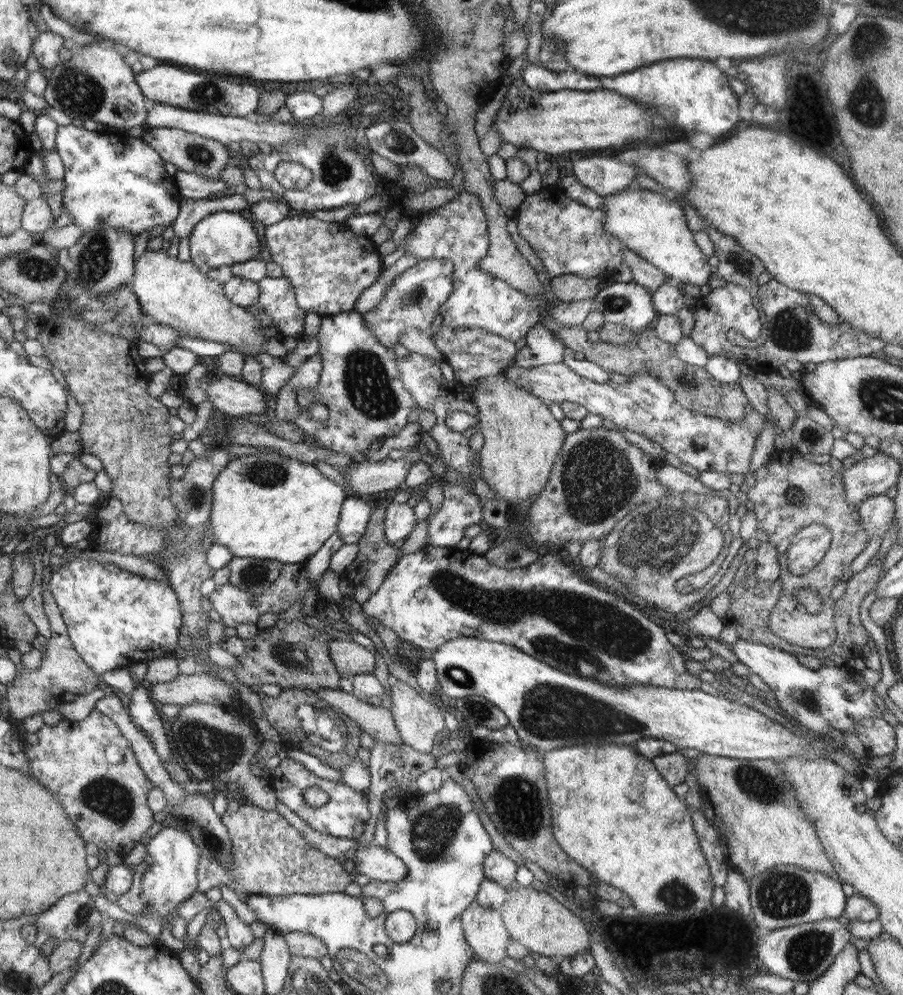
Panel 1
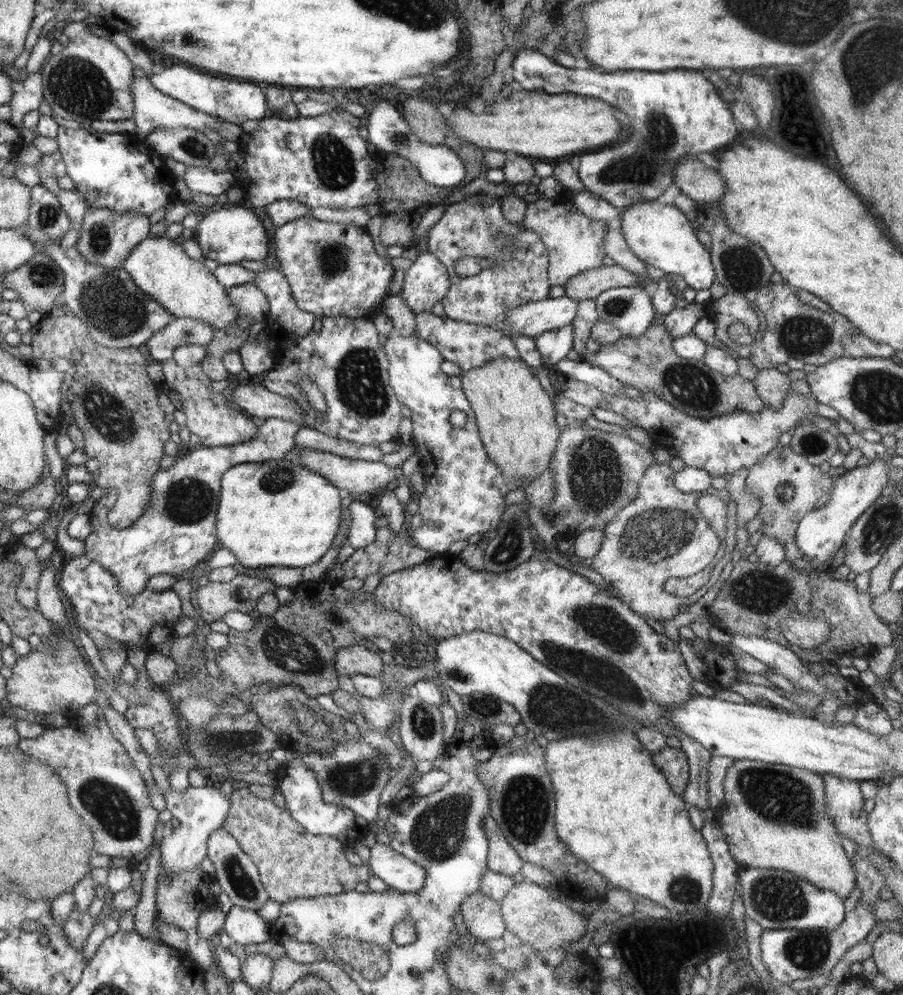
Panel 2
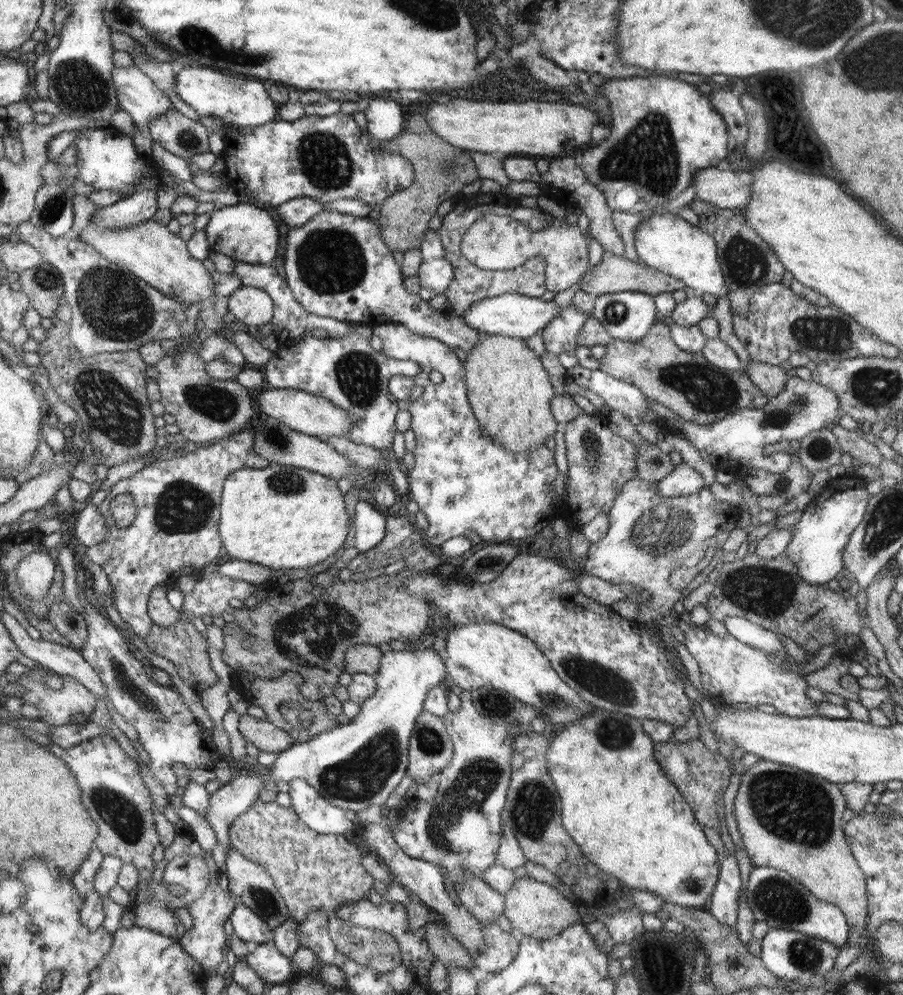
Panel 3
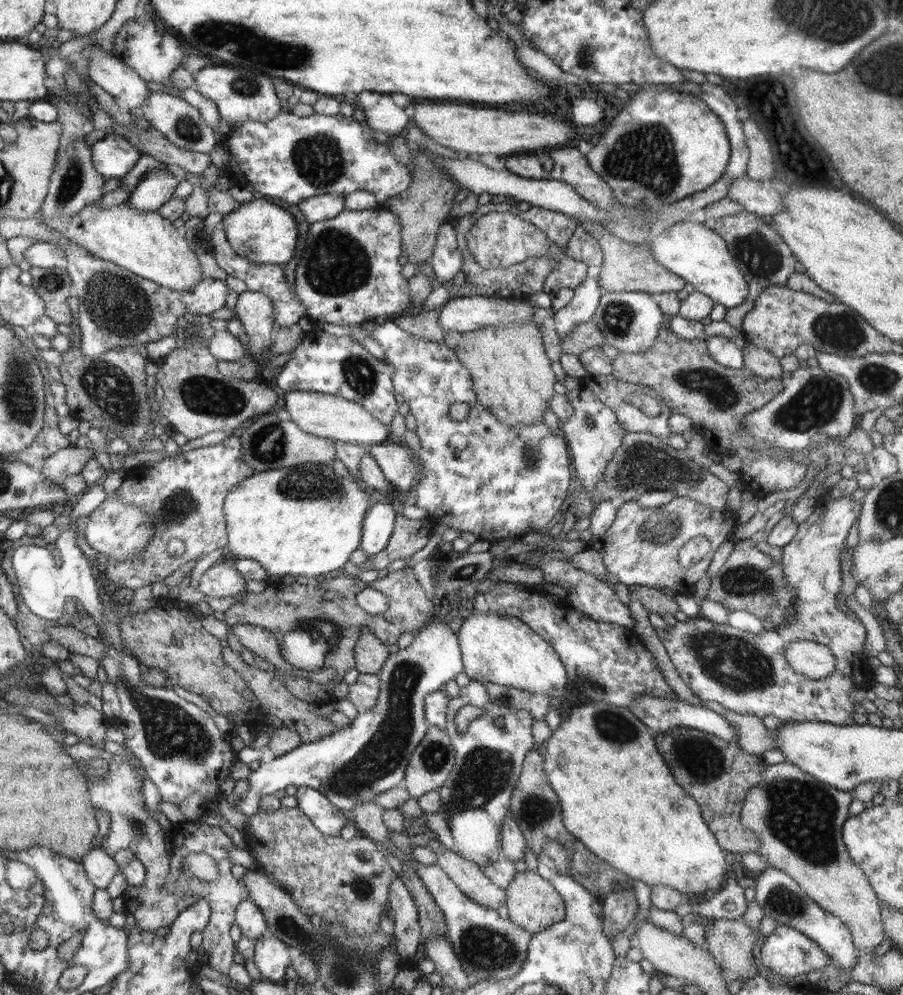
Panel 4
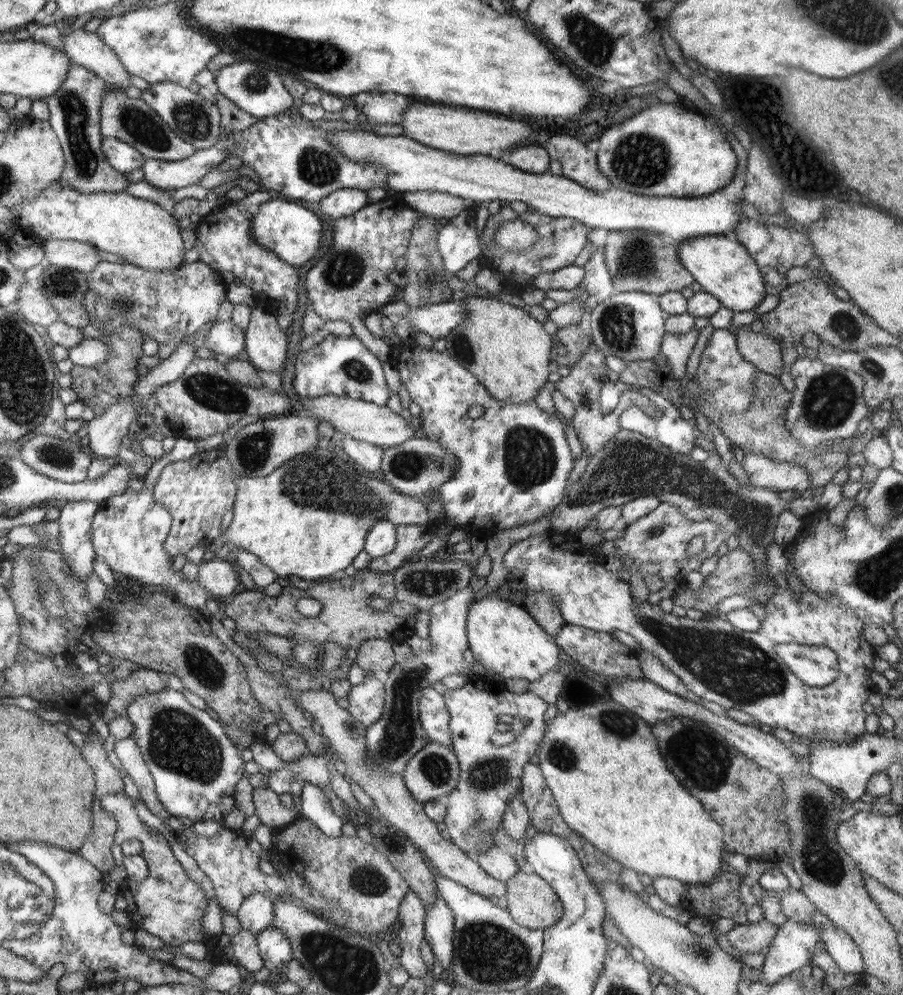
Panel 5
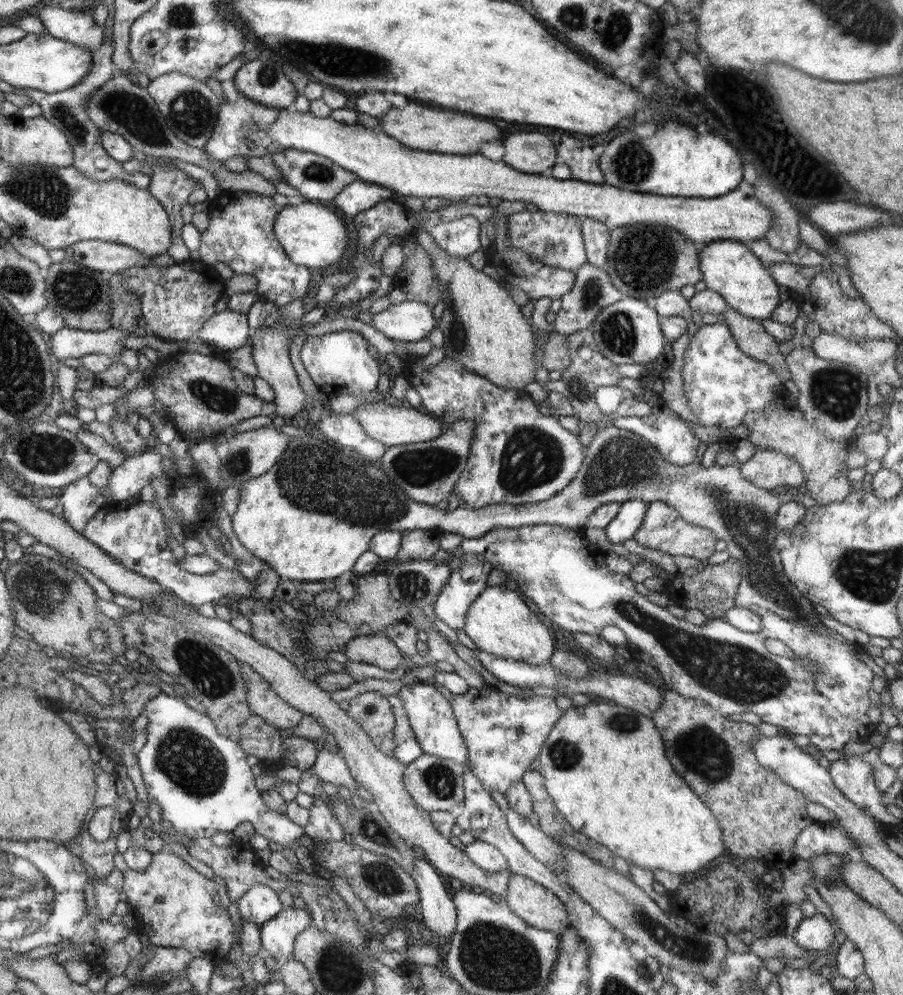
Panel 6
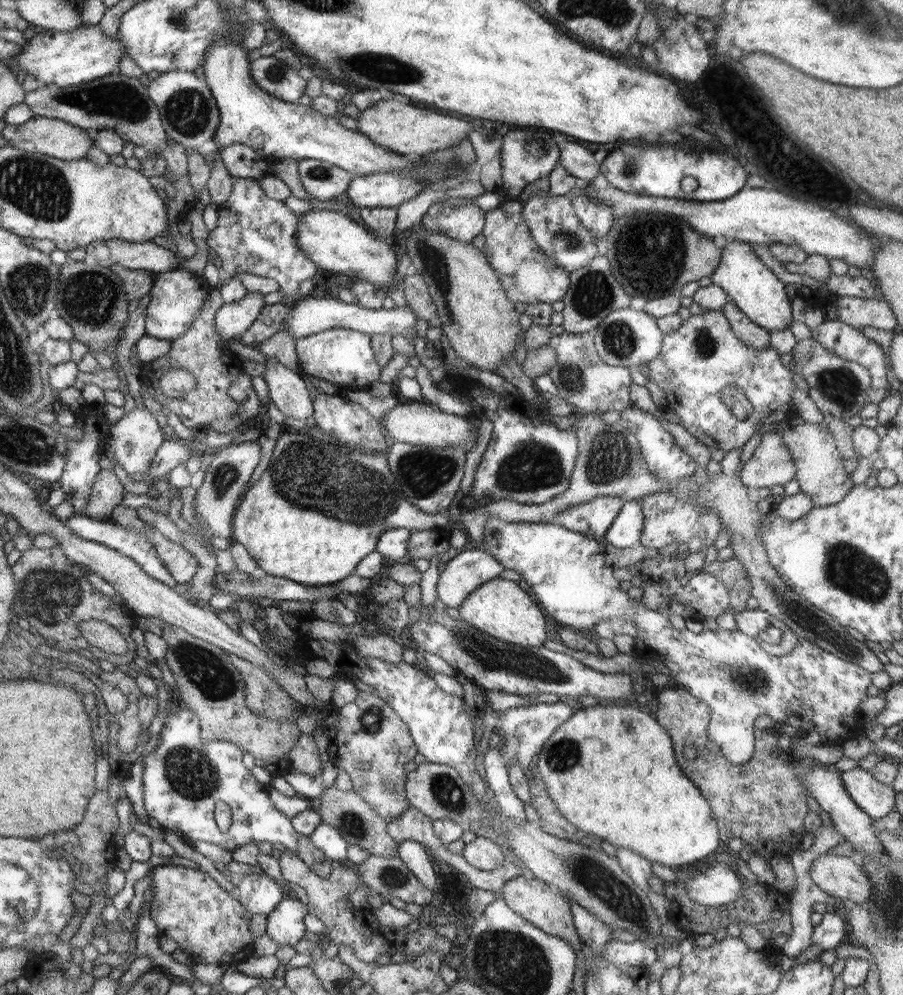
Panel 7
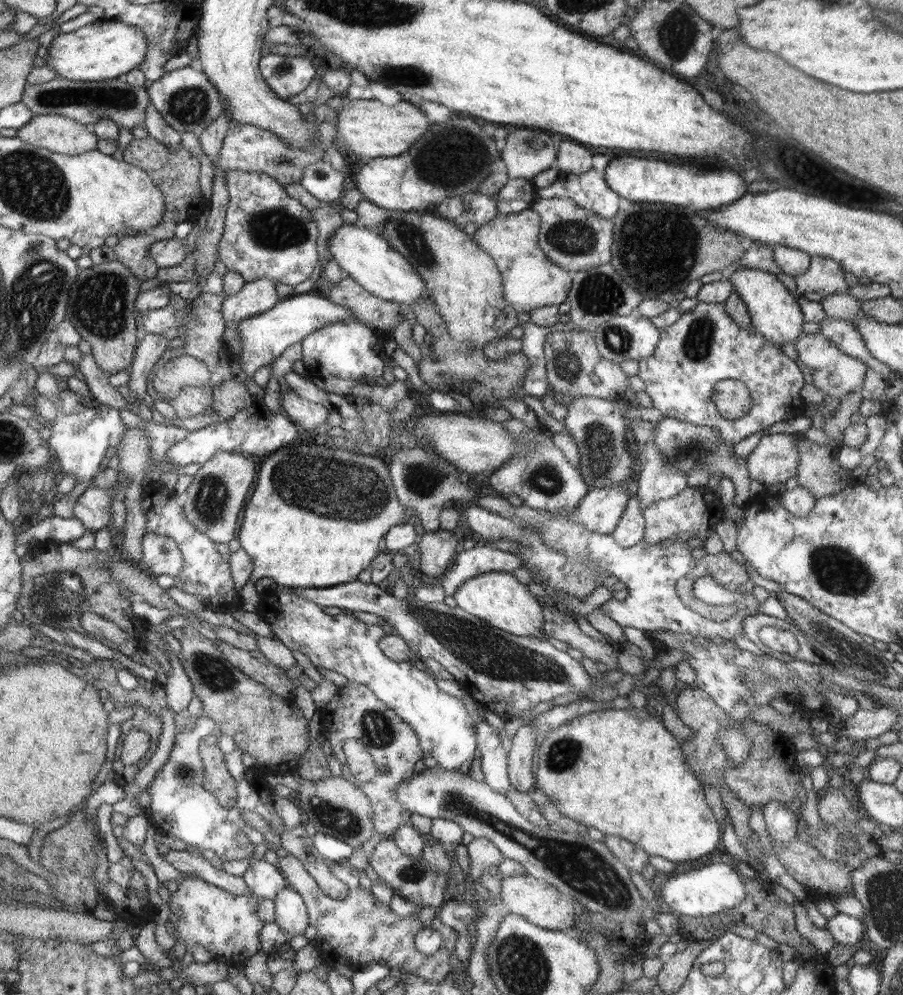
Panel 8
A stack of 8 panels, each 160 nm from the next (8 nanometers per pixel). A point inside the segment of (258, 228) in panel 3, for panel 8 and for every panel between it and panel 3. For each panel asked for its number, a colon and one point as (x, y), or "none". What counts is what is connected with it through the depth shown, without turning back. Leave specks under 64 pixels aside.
4: (260, 230)
5: (286, 228)
6: (313, 236)
7: (334, 242)
8: (372, 262)

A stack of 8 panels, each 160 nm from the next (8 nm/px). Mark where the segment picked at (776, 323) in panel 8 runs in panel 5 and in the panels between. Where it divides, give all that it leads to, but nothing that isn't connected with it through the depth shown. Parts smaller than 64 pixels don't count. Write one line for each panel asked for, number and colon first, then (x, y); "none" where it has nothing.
5: (723, 268)
6: (729, 268)
7: (759, 294)

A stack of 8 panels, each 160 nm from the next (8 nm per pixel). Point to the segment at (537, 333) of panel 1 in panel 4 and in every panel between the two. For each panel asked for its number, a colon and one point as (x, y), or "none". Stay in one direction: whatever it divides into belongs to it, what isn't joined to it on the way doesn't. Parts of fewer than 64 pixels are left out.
2: (554, 345)
3: (560, 336)
4: (586, 299)

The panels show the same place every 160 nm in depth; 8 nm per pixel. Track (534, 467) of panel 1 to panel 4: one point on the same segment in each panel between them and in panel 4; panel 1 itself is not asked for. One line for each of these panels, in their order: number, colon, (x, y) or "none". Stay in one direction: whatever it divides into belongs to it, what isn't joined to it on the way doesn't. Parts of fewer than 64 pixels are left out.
2: (515, 417)
3: (510, 392)
4: (512, 378)

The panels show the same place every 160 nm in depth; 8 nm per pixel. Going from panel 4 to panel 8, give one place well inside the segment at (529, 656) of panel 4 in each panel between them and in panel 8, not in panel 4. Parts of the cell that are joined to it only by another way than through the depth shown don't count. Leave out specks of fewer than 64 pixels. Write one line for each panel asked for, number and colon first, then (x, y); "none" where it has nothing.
5: (504, 638)
6: (499, 622)
7: (500, 608)
8: (498, 598)

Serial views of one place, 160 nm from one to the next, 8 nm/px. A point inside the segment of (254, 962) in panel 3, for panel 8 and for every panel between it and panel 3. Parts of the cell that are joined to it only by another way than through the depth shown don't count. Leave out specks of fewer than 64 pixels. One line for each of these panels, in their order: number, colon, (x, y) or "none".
4: (271, 956)
5: (275, 949)
6: (278, 937)
7: (285, 925)
8: (291, 913)

